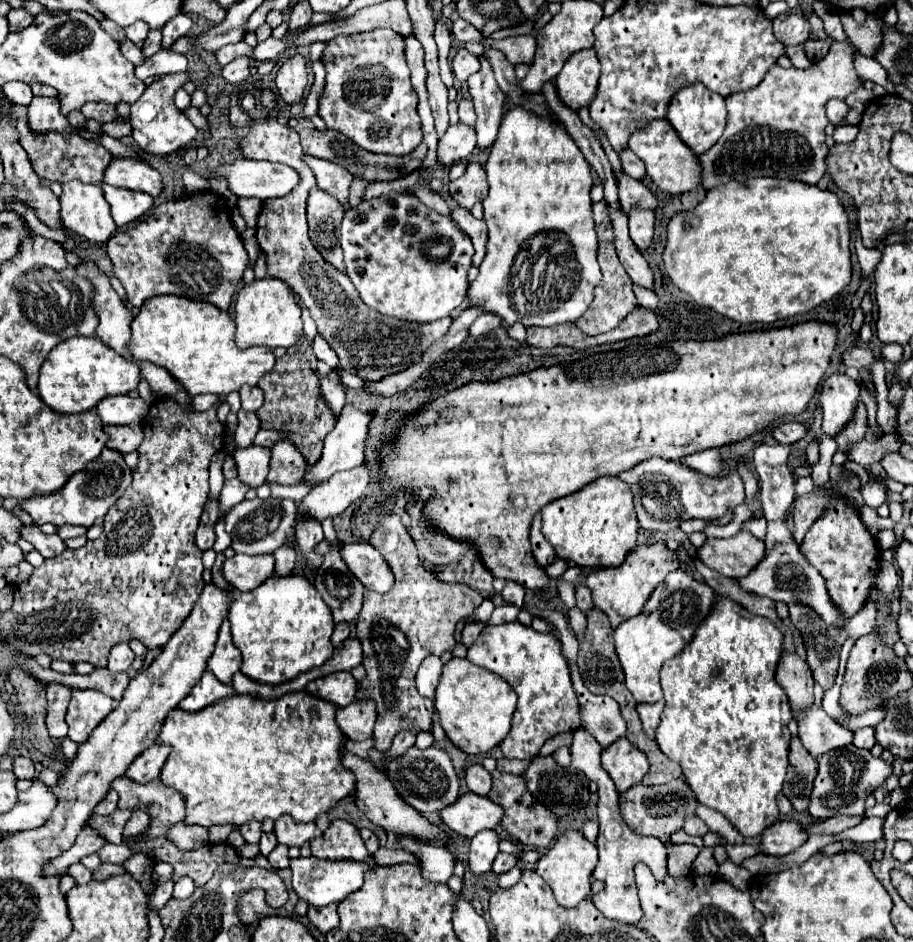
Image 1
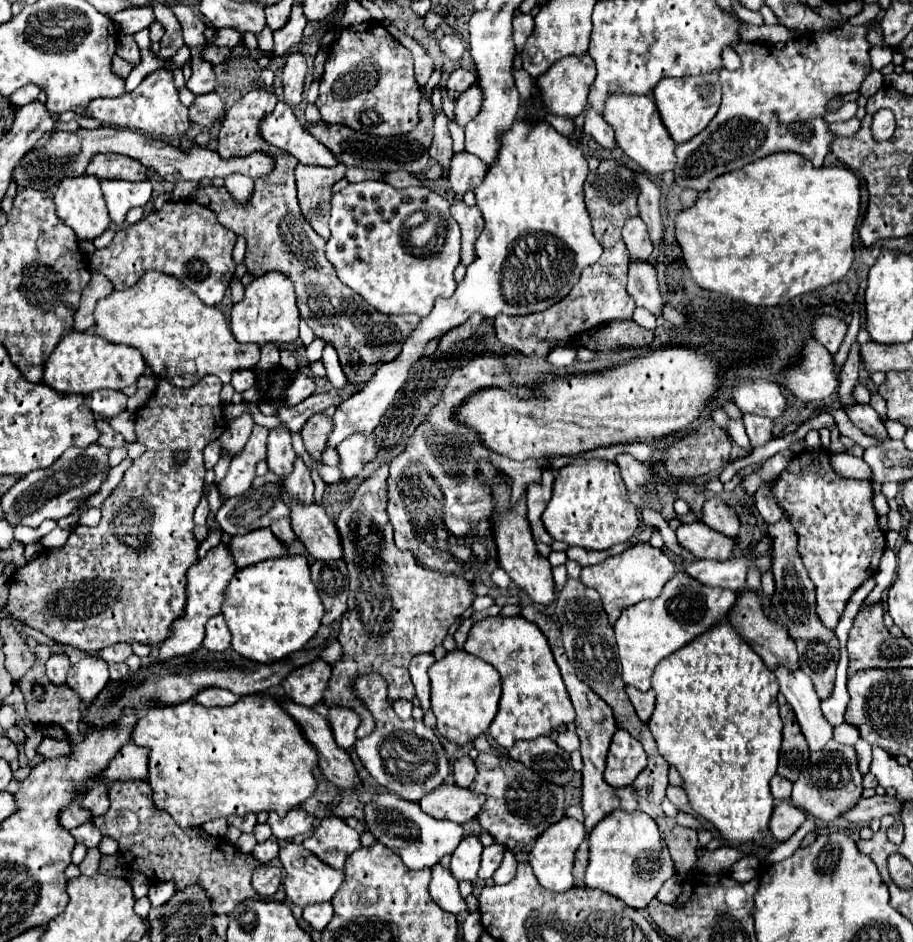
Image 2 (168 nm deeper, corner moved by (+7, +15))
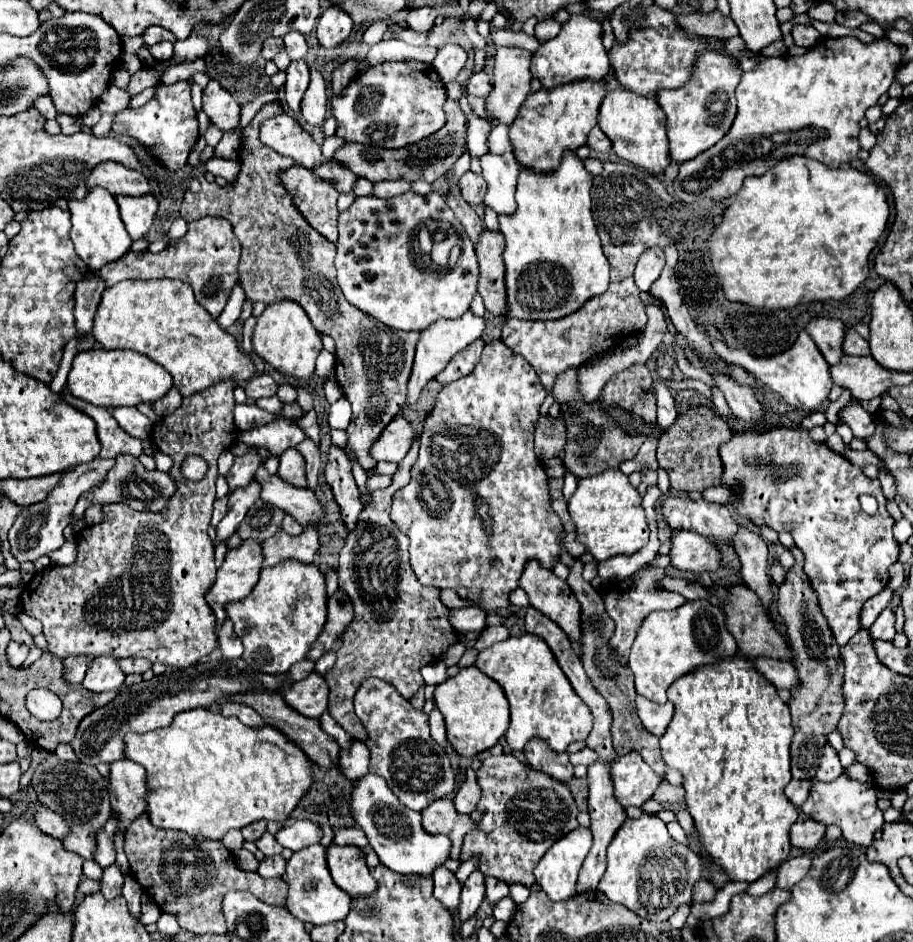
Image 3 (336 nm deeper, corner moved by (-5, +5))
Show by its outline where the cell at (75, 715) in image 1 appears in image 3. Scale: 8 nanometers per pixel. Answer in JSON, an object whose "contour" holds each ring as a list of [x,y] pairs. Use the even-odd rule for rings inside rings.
{"contour":[[[100,655],[92,659],[82,685],[94,693],[102,693],[102,691],[112,691],[120,687],[124,683],[124,677],[126,673],[120,669],[116,657]]]}

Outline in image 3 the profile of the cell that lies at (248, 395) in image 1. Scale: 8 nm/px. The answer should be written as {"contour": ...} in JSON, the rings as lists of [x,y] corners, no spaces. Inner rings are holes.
{"contour":[[[256,375],[256,377],[252,377],[252,379],[246,383],[244,391],[246,391],[246,395],[248,395],[250,399],[256,401],[256,399],[260,399],[260,397],[276,395],[278,385],[276,385],[276,381],[274,381],[270,375]]]}

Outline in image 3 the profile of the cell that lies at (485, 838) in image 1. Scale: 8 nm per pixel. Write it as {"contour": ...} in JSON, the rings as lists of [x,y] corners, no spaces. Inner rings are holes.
{"contour":[[[474,871],[468,881],[462,887],[462,895],[460,895],[460,905],[458,905],[458,917],[460,921],[468,921],[476,915],[480,903],[484,899],[484,875],[480,875],[480,871]]]}

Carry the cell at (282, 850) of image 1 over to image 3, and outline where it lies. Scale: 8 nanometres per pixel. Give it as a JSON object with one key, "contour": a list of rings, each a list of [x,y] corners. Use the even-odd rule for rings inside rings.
{"contour":[[[282,855],[278,857],[266,857],[260,867],[258,867],[258,875],[264,877],[264,879],[272,879],[272,877],[282,877],[284,875],[284,867],[286,867],[286,861]]]}

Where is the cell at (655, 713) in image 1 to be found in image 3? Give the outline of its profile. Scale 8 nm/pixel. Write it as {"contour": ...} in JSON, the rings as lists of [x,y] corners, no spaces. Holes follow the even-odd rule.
{"contour":[[[638,695],[636,711],[638,711],[638,717],[640,717],[644,729],[656,737],[662,737],[666,733],[666,727],[670,725],[672,715],[674,715],[674,705],[670,701],[666,701],[664,705],[658,705],[658,703]]]}

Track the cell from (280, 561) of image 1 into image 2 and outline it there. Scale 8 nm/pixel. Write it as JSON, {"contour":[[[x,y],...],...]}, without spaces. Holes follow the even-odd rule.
{"contour":[[[274,521],[274,523],[270,525],[270,529],[272,529],[274,537],[280,539],[284,545],[290,545],[292,541],[296,541],[296,533],[292,531],[290,521]]]}

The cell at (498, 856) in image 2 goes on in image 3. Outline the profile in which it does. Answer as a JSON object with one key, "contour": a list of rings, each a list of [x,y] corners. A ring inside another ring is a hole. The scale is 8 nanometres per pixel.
{"contour":[[[486,877],[484,887],[486,887],[486,899],[490,905],[496,905],[500,899],[510,895],[508,883],[500,883],[500,879],[496,879],[496,877]]]}

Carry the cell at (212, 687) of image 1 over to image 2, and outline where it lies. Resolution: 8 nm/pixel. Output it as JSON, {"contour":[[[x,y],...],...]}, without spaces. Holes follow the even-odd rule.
{"contour":[[[204,687],[192,699],[204,707],[224,707],[238,701],[238,697],[232,691],[220,687]]]}

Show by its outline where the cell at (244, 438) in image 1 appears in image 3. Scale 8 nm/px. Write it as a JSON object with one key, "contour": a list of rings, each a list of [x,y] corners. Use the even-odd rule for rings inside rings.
{"contour":[[[246,453],[244,457],[234,459],[232,469],[226,473],[226,481],[228,481],[230,491],[240,489],[240,487],[246,487],[252,481],[252,471],[258,465],[262,465],[262,459],[256,453]]]}

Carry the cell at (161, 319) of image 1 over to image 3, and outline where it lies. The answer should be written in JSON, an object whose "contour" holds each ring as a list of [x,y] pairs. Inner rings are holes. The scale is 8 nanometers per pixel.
{"contour":[[[172,279],[122,281],[116,287],[108,287],[102,293],[102,301],[94,317],[92,335],[96,343],[104,349],[132,349],[162,365],[172,375],[174,387],[182,393],[182,397],[208,389],[212,387],[212,383],[220,383],[220,381],[234,381],[234,383],[248,381],[256,371],[254,361],[244,351],[240,351],[236,339],[218,327],[216,319],[212,319],[208,311],[204,311],[204,307],[196,303],[188,283],[182,281],[172,281]]]}

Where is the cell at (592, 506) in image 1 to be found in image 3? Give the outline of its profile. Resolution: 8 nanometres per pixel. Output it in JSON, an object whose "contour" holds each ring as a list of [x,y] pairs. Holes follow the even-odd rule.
{"contour":[[[608,469],[600,475],[580,479],[570,499],[568,513],[578,529],[578,539],[590,549],[596,561],[604,561],[614,555],[632,555],[648,543],[650,529],[642,509],[642,497],[620,469]]]}

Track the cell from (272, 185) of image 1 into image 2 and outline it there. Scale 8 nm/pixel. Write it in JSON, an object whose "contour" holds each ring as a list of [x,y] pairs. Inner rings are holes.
{"contour":[[[100,127],[100,129],[78,129],[74,133],[64,133],[64,131],[56,133],[48,145],[40,147],[40,149],[32,149],[24,155],[24,161],[20,161],[20,165],[16,165],[16,169],[14,169],[14,179],[22,187],[28,187],[28,185],[50,187],[54,183],[60,183],[68,175],[84,173],[88,161],[96,153],[120,153],[120,155],[138,159],[138,161],[142,161],[142,165],[152,167],[164,181],[168,181],[172,185],[186,181],[186,179],[192,179],[192,181],[200,181],[204,177],[226,179],[232,173],[242,173],[250,179],[258,179],[258,177],[266,177],[274,169],[274,157],[270,153],[250,153],[246,157],[222,159],[218,155],[218,151],[210,151],[208,147],[192,147],[188,151],[182,151],[178,147],[168,145],[166,141],[146,139],[146,135],[134,133],[130,129]]]}

